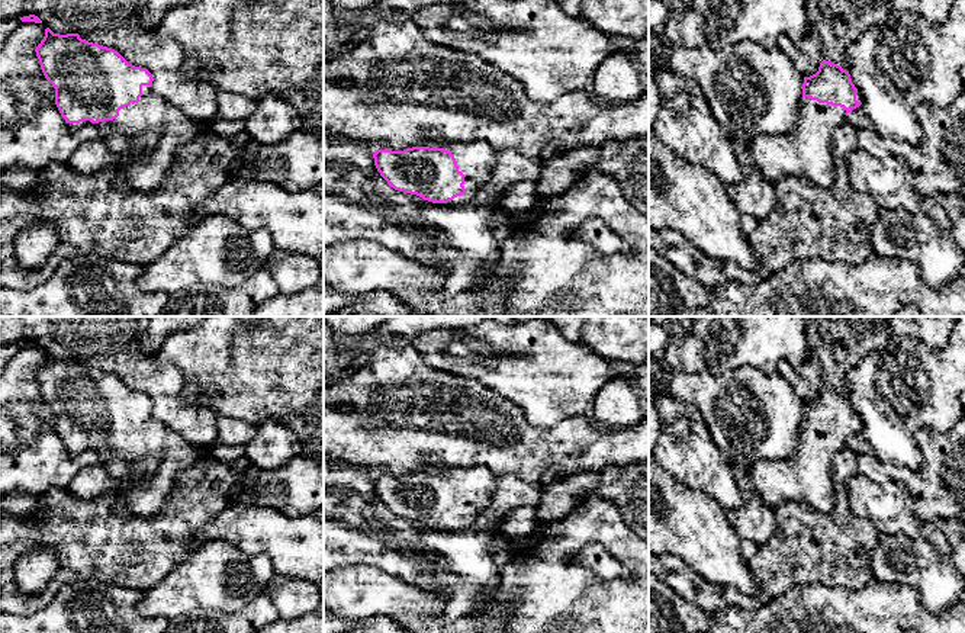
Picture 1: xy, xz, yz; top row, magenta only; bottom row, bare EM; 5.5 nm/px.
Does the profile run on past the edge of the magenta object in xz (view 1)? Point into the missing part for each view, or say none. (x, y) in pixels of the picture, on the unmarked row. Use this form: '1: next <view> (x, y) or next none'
1: next xz (475, 485)

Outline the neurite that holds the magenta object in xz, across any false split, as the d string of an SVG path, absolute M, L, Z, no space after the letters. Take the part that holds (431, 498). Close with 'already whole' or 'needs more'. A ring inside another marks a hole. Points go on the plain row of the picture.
M486 467L451 469L448 475L412 472L373 479L380 501L395 515L432 528L464 530L486 508L496 476Z; needs more

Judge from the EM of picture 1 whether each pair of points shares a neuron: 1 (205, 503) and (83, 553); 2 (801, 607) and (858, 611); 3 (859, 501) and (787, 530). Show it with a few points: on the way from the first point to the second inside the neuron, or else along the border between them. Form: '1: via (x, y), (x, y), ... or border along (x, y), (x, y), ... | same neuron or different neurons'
1: via (174, 524), (150, 548), (113, 548) | same neuron
2: via (816, 611), (843, 611) | same neuron
3: border along (845, 484), (849, 508), (875, 527) | different neurons

